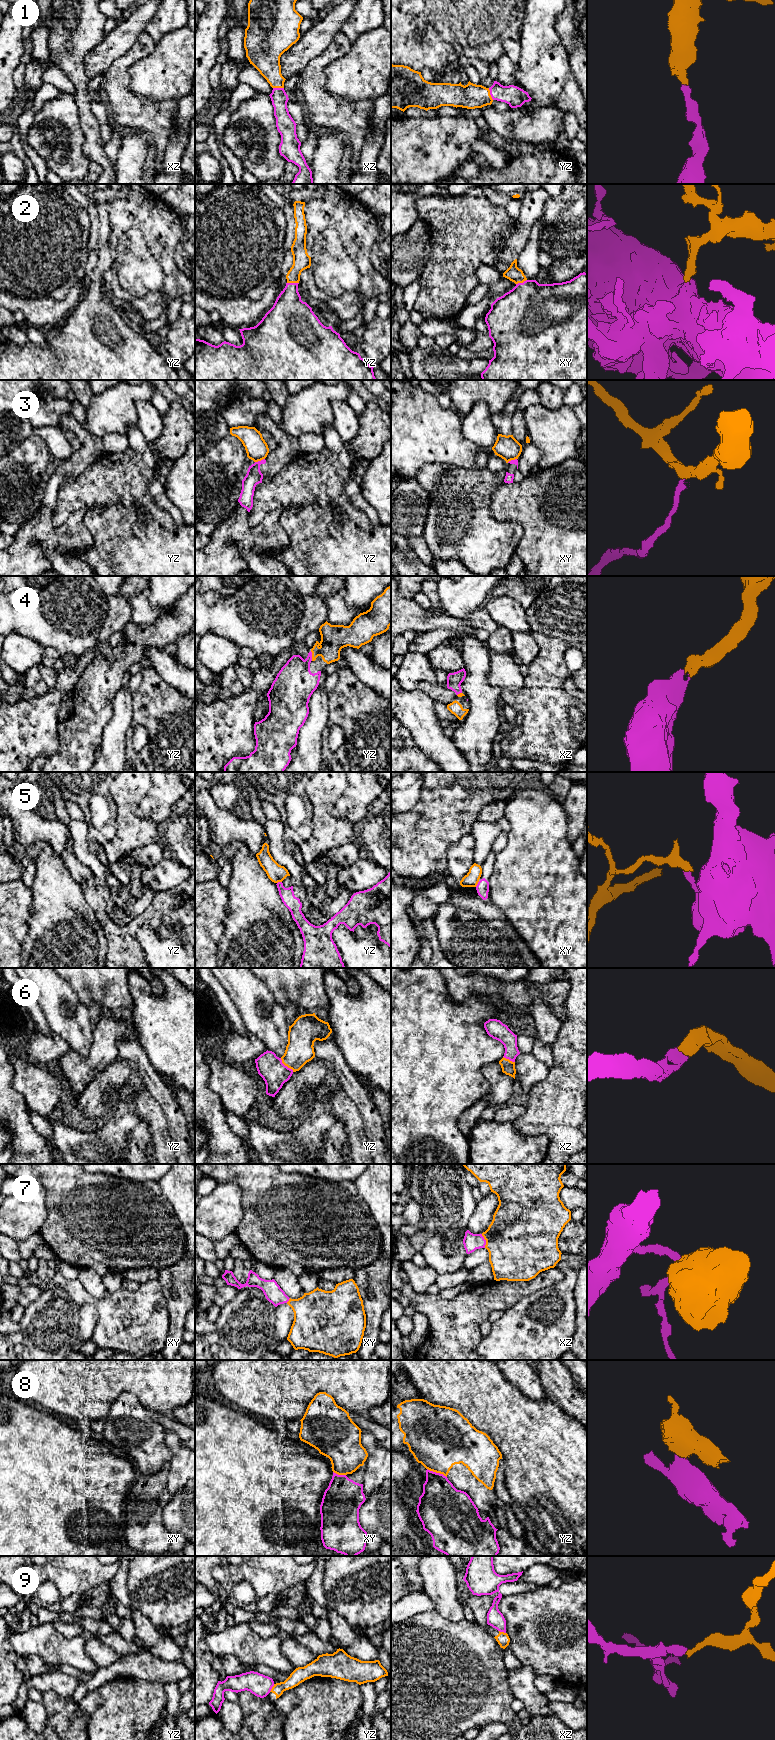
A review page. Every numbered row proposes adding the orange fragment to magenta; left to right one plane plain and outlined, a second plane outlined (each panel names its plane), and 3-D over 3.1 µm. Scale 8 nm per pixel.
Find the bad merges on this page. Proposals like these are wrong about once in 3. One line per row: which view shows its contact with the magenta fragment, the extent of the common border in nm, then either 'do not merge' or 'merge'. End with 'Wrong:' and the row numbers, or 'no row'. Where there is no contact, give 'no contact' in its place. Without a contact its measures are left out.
1: contact in yz; length 100 nm; merge
2: contact in yz; length 100 nm; merge
3: contact in yz; length 90 nm; do not merge
4: contact in yz; length 80 nm; merge
5: contact in xy; length 60 nm; do not merge
6: contact in yz; length 160 nm; merge
7: contact in xz; length 120 nm; merge
8: contact in yz; length 180 nm; do not merge
9: contact in yz; length 80 nm; do not merge
Wrong: 3, 5, 8, 9

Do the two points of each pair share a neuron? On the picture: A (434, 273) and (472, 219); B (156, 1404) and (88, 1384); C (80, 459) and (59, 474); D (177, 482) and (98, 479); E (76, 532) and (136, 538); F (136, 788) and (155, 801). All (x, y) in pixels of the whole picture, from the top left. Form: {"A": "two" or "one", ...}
{"A": "one", "B": "one", "C": "one", "D": "two", "E": "two", "F": "two"}

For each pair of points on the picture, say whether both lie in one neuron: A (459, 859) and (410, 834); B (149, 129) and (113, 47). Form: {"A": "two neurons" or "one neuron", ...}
{"A": "two neurons", "B": "two neurons"}

